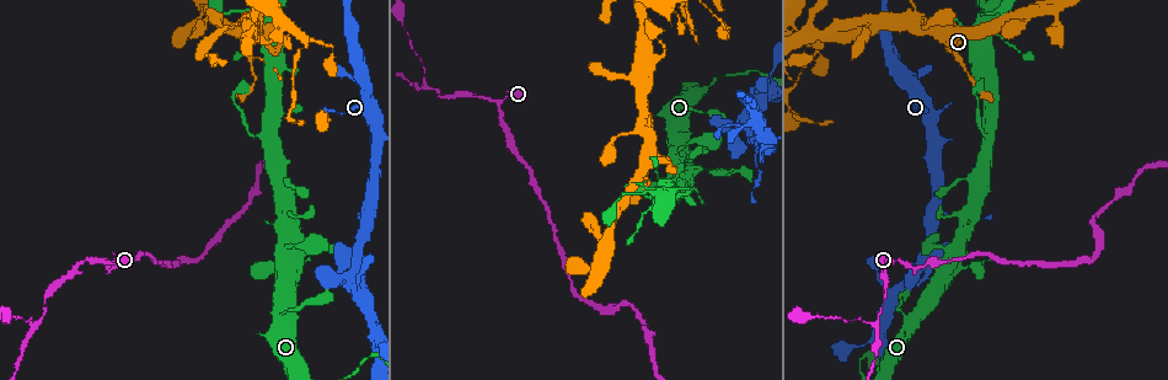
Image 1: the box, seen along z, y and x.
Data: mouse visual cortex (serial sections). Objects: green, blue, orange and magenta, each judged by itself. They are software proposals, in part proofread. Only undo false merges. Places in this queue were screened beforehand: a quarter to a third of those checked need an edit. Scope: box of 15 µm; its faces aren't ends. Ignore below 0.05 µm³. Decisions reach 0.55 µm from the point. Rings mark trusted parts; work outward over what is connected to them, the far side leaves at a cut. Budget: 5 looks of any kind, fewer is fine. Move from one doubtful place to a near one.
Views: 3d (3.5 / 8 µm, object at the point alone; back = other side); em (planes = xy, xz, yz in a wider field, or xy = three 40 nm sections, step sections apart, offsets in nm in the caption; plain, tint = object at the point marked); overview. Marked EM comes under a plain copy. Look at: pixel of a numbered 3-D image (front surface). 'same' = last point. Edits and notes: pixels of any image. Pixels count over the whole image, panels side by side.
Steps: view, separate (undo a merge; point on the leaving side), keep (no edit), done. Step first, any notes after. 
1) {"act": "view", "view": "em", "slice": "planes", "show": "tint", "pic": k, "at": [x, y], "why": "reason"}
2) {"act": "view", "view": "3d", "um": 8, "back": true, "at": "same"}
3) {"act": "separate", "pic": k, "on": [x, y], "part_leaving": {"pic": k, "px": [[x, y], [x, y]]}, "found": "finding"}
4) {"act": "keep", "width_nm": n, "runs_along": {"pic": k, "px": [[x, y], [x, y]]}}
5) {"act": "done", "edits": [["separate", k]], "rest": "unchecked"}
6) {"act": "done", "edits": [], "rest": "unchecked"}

{"act": "view", "view": "3d", "um": 8, "pic": 1, "at": [362, 295]}

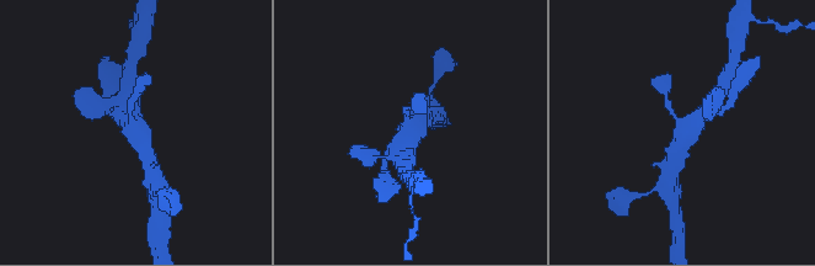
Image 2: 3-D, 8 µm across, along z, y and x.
{"act": "view", "view": "em", "slice": "xy", "step": 2, "show": "tint", "pic": 2, "at": [130, 122], "arms": 3, "arm_widths_nm": [200, 450, 500]}

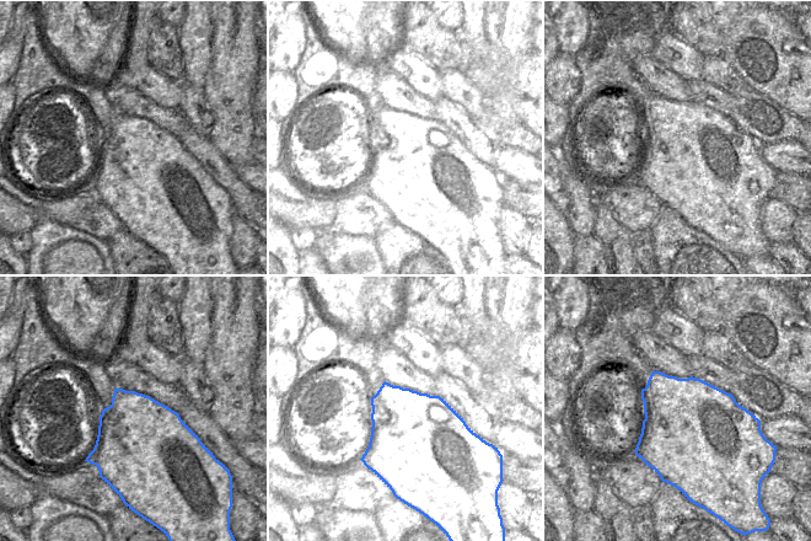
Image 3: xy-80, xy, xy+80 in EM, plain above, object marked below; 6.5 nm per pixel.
{"act": "keep", "width_nm": 650, "runs_along": {"pic": 2, "px": [[712, 102], [676, 147], [674, 160]]}, "found": "all the same cell"}

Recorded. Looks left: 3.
{"act": "view", "view": "3d", "um": 3.5, "pic": 1, "at": [990, 137], "why": "thin arm on a thick one"}

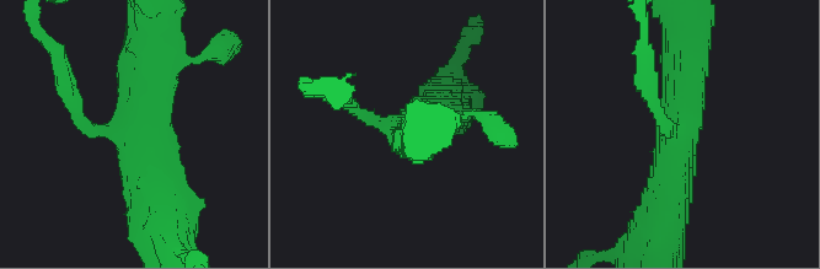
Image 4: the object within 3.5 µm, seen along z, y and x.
{"act": "view", "view": "em", "slice": "planes", "show": "tint", "pic": 4, "at": [126, 128], "arms": 3, "arm_widths_nm": [150, 450, 600]}

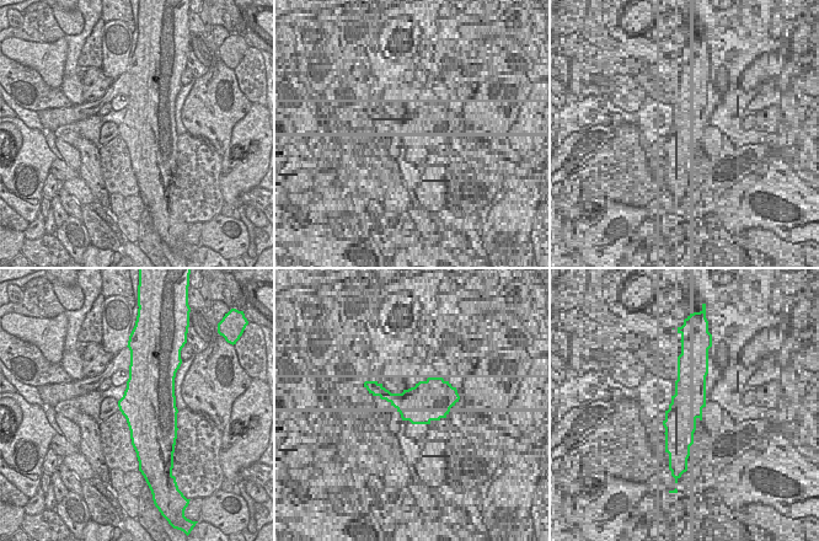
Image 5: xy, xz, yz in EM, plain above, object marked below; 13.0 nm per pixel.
{"act": "keep", "width_nm": 700, "runs_along": {"pic": 4, "px": [[663, 213], [679, 130], [682, 50]]}, "found": "continuous, no second cell"}

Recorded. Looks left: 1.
{"act": "done", "edits": [], "rest": "unchecked"}

